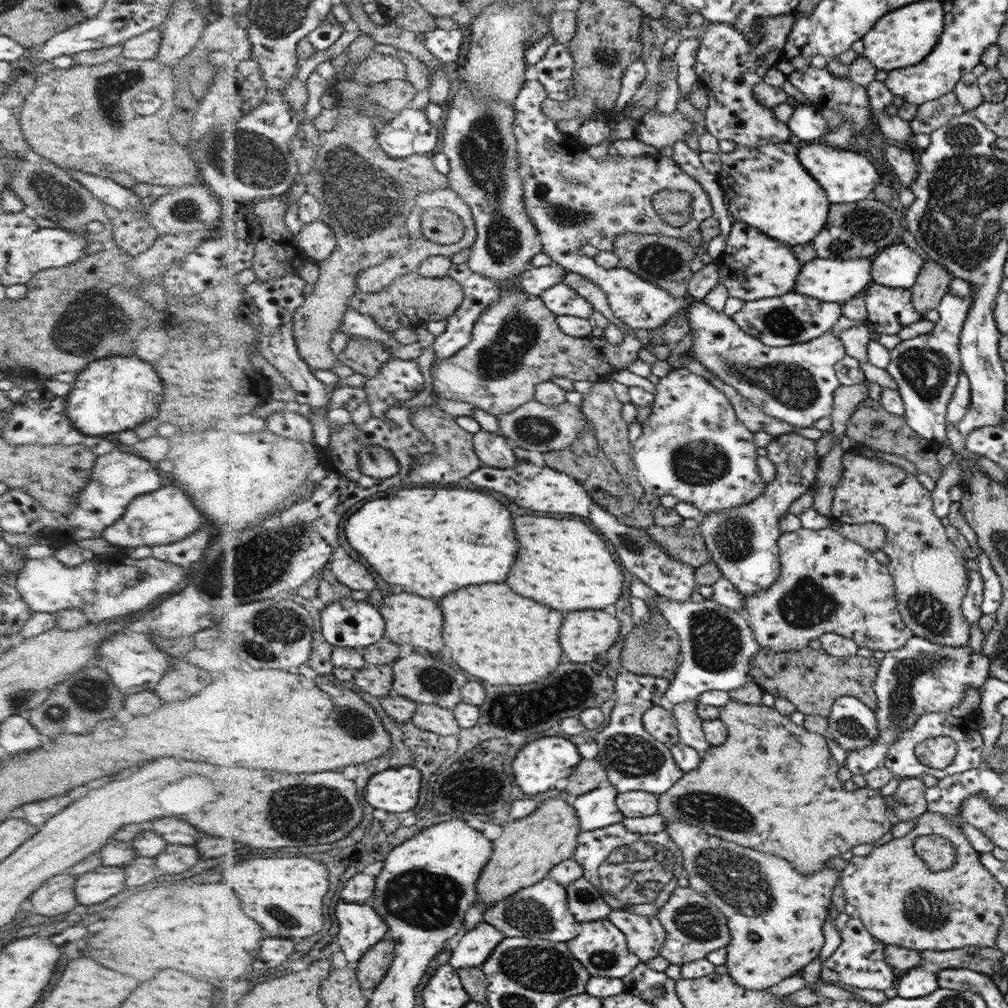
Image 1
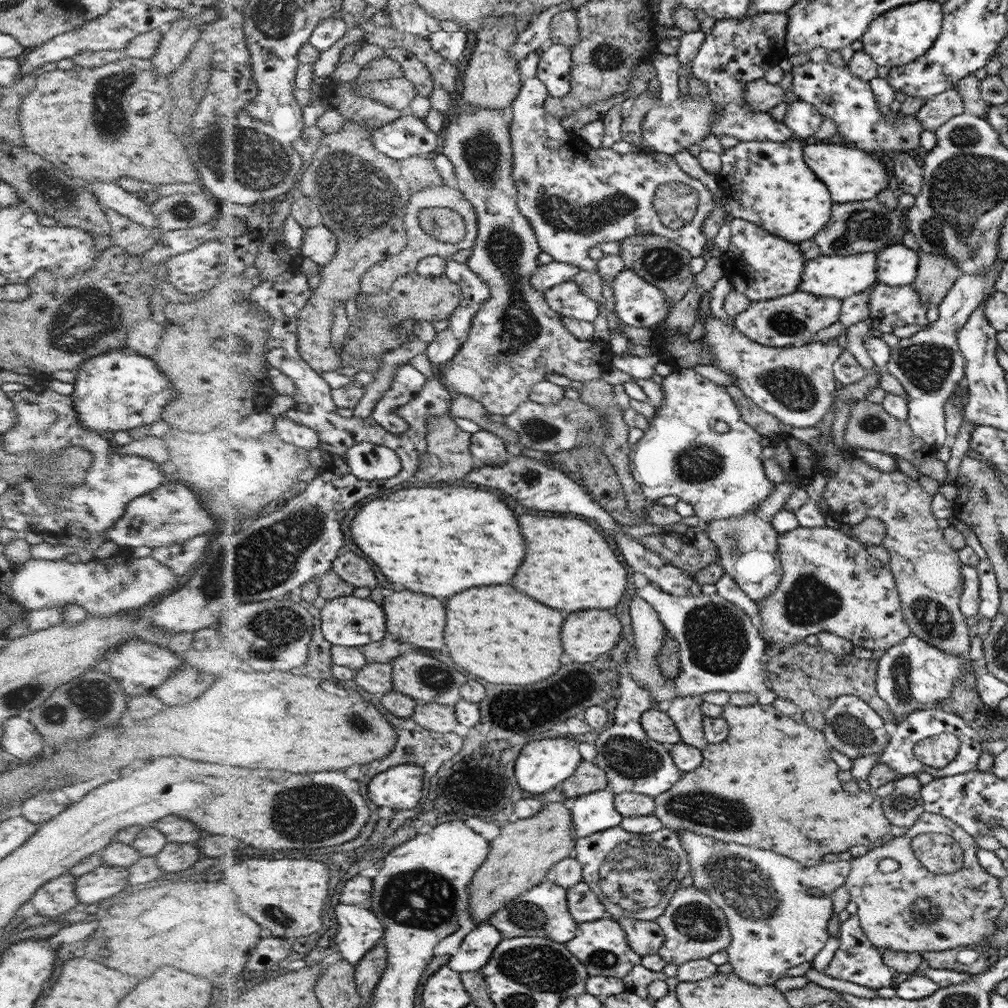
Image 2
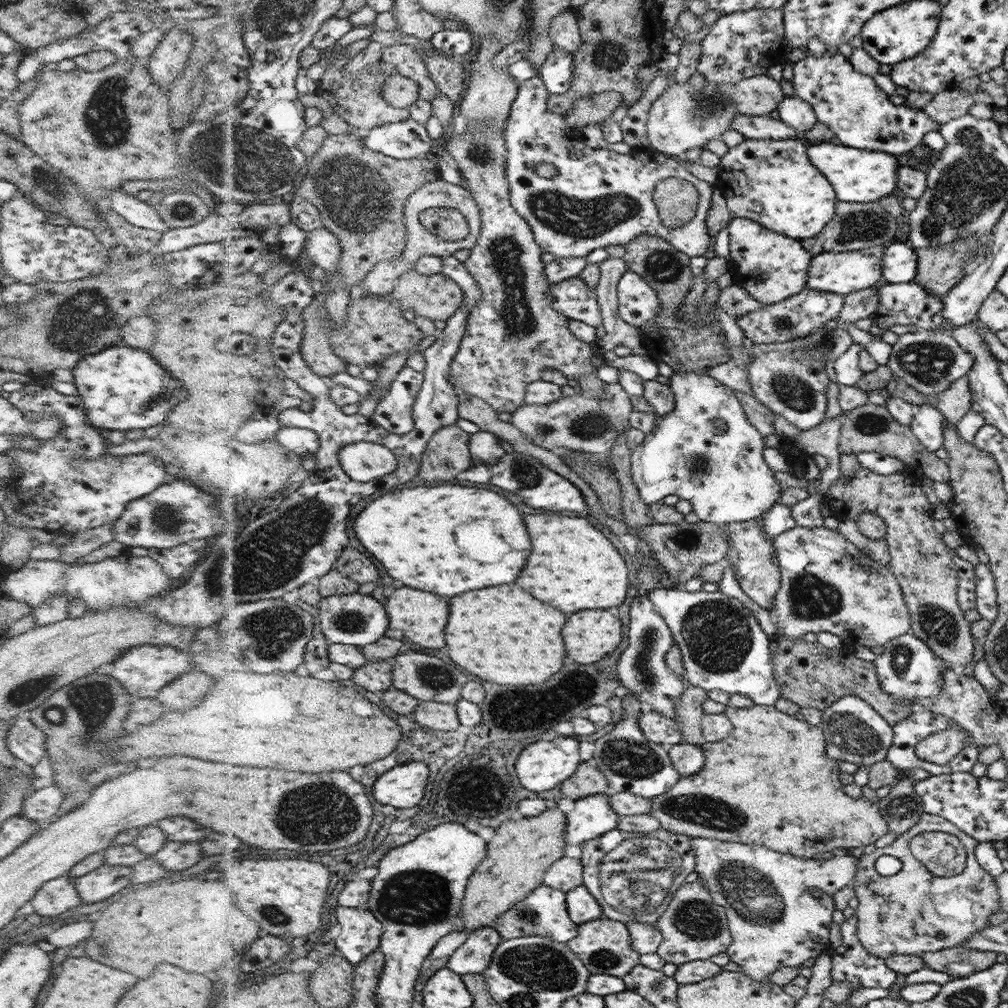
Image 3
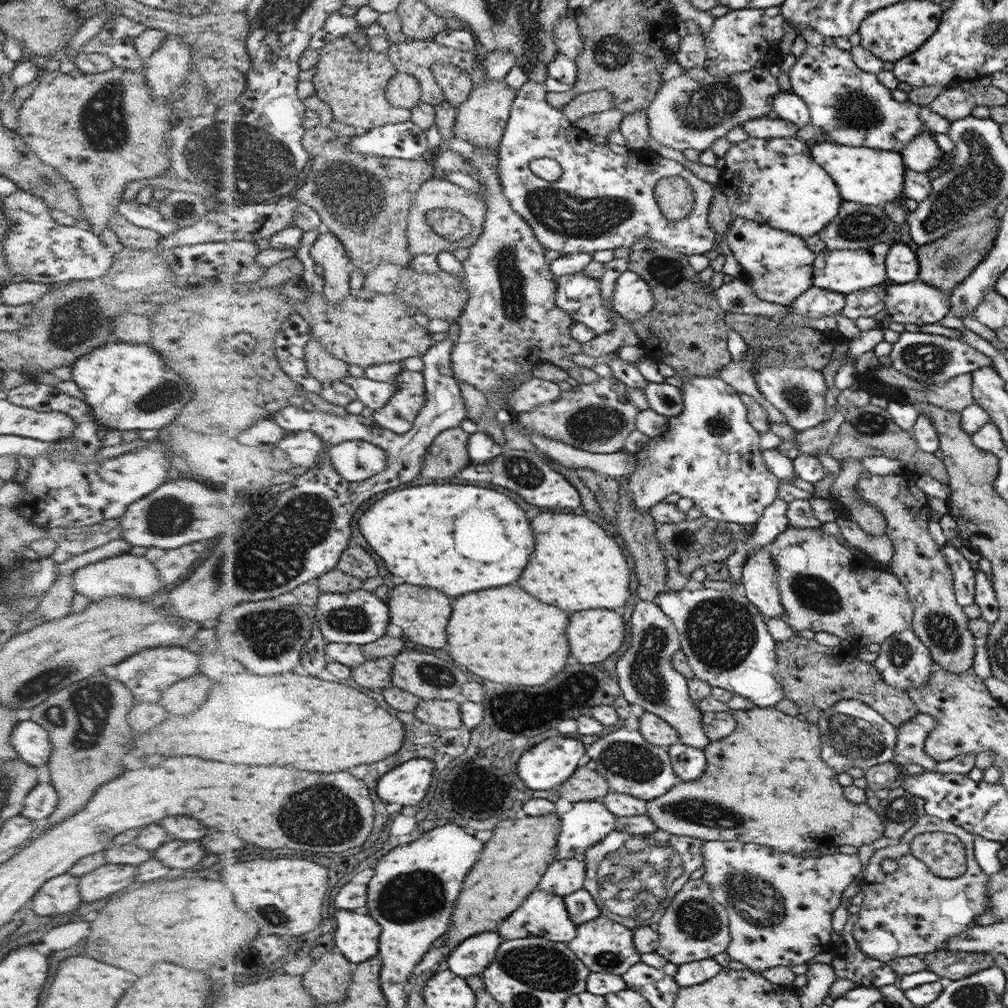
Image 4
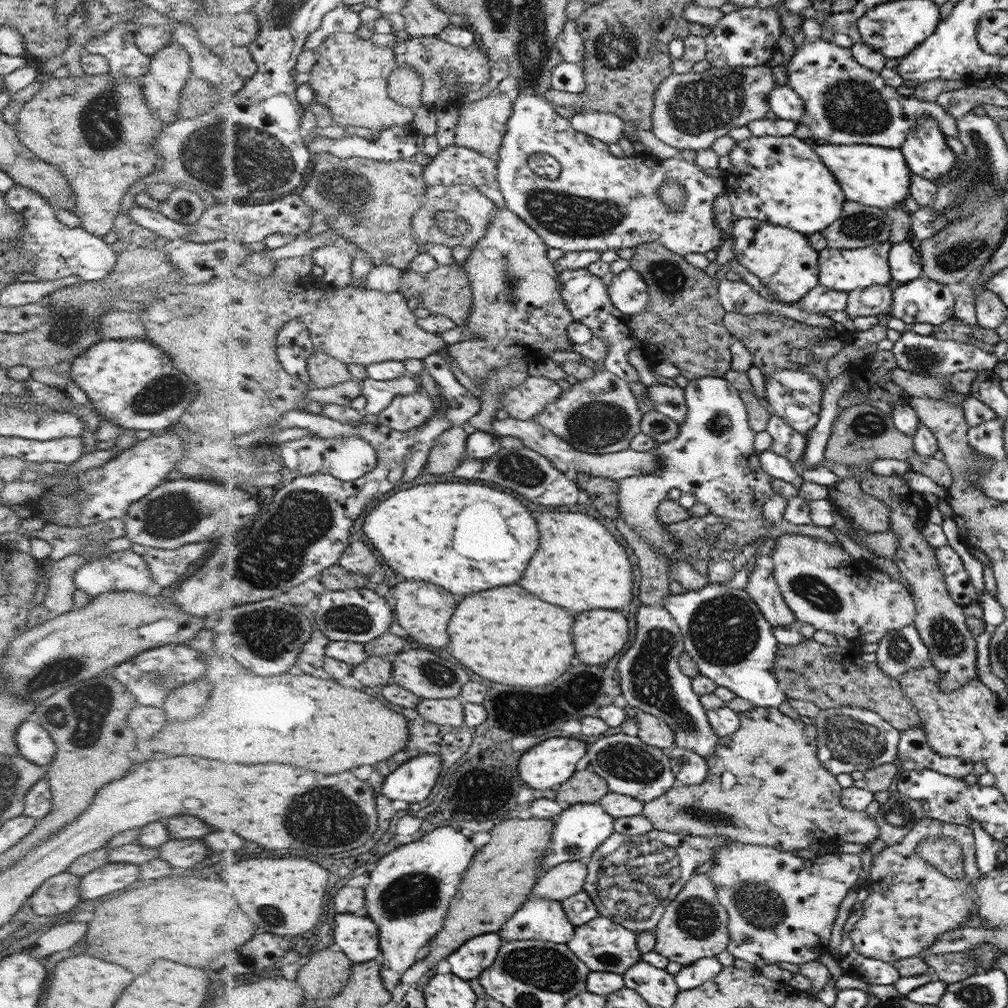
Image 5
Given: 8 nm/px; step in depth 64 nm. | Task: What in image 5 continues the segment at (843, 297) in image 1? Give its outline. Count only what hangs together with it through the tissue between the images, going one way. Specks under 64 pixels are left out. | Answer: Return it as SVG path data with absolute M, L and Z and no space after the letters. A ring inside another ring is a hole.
M878 242L873 246L852 250L827 247L819 253L819 284L847 293L856 288L874 286L874 284L887 285L892 279L889 262L892 246L890 242Z

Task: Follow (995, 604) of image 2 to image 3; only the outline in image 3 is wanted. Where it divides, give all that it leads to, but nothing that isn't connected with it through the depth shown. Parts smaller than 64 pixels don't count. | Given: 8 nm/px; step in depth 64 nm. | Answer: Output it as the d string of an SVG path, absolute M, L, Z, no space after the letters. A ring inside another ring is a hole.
M980 562L975 566L975 594L975 609L982 615L982 619L990 622L997 619L997 591L989 564Z

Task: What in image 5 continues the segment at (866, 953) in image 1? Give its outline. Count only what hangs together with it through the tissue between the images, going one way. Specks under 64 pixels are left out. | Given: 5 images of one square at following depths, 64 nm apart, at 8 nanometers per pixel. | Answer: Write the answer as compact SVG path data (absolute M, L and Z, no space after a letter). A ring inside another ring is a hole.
M858 909L850 913L843 929L843 939L839 947L839 955L836 958L837 963L842 968L844 974L858 978L868 984L884 984L890 986L894 984L901 976L896 967L889 962L876 960L876 958L866 958L854 950L854 944L848 937L854 924L864 916L864 909Z

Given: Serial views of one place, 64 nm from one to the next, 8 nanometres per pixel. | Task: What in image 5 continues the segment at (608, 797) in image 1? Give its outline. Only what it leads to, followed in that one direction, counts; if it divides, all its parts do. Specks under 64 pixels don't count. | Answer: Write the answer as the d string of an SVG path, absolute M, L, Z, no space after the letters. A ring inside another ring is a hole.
M599 803L574 804L563 810L556 818L552 831L552 844L544 851L544 857L540 861L540 876L548 873L551 868L564 862L574 860L588 860L590 854L595 852L612 833L615 832L615 818L608 814Z

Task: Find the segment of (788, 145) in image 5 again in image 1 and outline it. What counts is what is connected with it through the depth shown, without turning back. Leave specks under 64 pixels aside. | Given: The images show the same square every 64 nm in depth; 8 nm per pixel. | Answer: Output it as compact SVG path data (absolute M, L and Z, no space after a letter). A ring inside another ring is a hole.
M787 142L764 146L737 146L734 151L722 153L722 169L717 174L720 188L724 192L723 202L733 221L748 223L790 248L811 243L819 235L828 222L831 206L824 187L800 162L799 151L794 144Z

